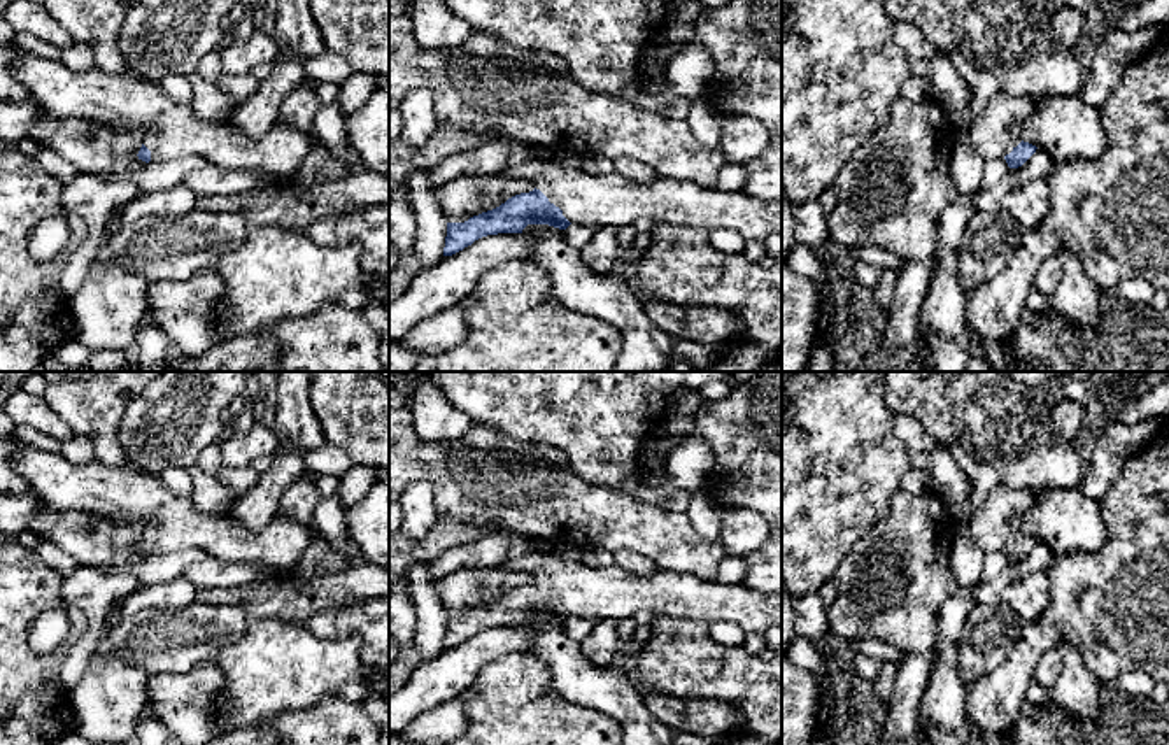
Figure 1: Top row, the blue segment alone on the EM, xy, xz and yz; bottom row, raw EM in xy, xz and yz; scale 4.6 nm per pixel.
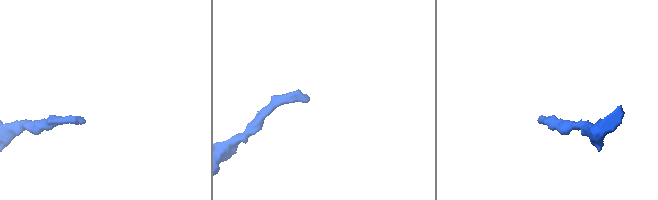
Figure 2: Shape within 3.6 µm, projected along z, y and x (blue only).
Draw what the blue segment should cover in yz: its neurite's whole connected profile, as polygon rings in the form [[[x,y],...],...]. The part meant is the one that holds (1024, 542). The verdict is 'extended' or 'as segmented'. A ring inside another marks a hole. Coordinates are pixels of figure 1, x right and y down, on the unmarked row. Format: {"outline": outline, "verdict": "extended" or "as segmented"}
{"outline": [[[995,486],[967,521],[971,542],[983,554],[1004,550],[1010,561],[1022,559],[1038,542],[1022,533],[1022,517],[1032,505],[1032,491]]], "verdict": "extended"}

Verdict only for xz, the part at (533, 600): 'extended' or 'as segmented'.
extended

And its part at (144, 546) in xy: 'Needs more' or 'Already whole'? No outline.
Needs more

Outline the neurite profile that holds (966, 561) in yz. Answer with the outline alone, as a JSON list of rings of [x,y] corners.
[[[957,524],[950,568],[959,585],[976,587],[983,577],[985,554],[971,542],[967,524]]]

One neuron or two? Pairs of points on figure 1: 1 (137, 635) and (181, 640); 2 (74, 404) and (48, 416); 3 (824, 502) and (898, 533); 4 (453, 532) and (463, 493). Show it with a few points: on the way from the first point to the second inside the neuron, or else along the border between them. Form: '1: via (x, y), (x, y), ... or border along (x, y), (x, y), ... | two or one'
1: via (148, 638), (170, 638) | one
2: border along (42, 397), (76, 433) | two
3: border along (901, 489), (889, 502), (889, 510), (849, 553) | two
4: border along (439, 516), (474, 523), (484, 530) | two

